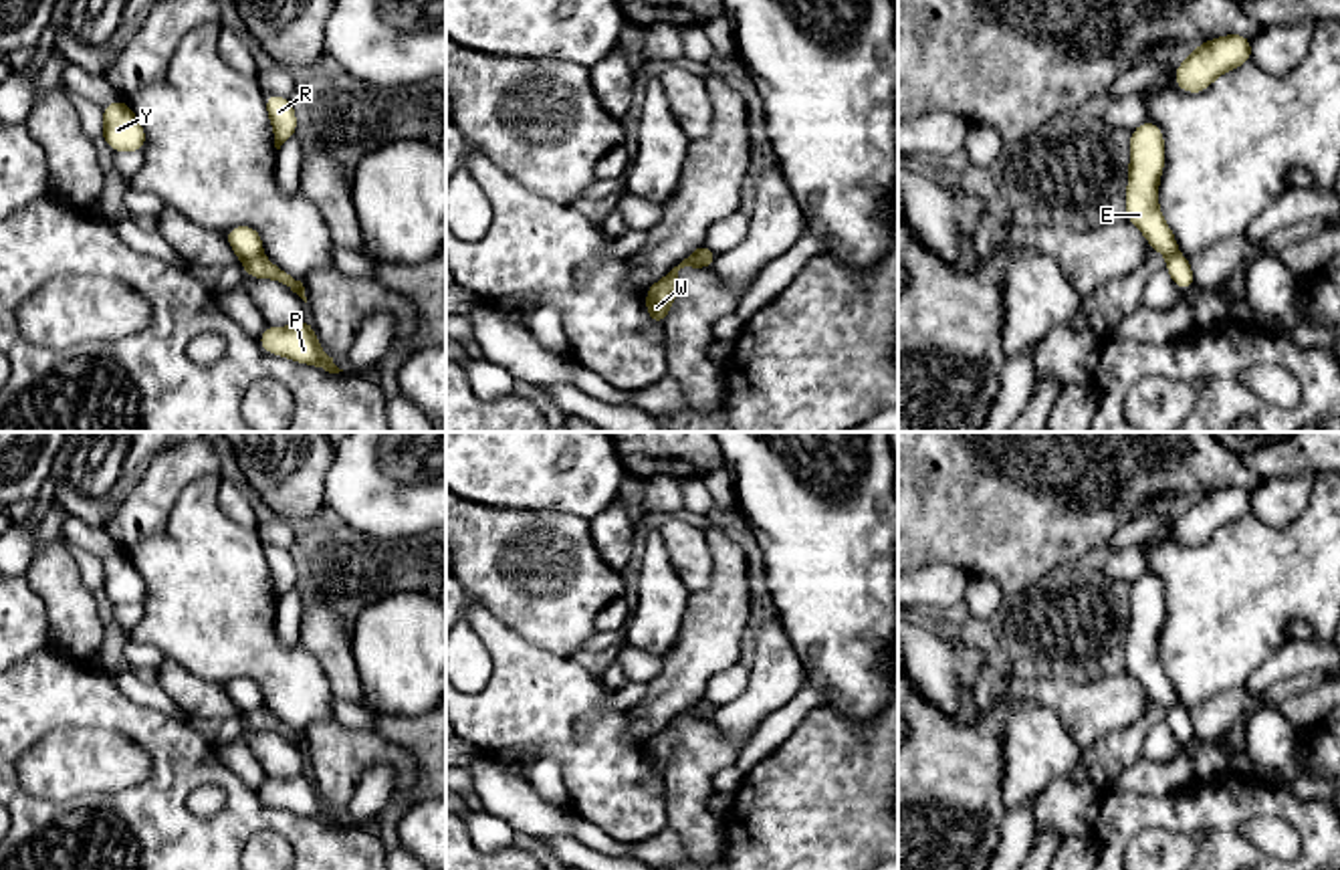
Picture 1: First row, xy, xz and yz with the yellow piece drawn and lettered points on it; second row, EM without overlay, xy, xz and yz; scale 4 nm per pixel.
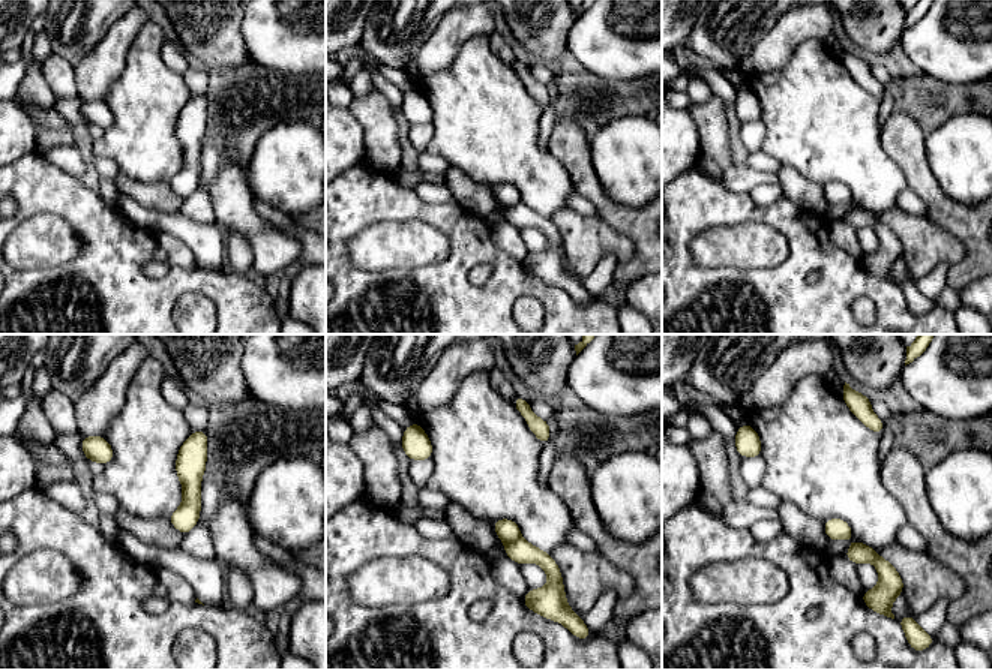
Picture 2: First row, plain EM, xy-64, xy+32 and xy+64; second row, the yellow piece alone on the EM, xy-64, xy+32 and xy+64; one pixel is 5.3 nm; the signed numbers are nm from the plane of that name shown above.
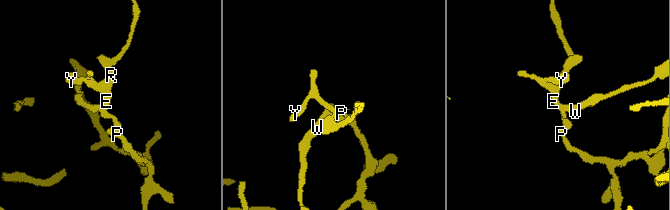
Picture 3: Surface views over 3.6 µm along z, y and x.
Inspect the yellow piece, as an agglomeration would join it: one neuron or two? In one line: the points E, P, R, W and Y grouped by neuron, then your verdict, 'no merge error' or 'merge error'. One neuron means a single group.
E R W Y / P; merge error

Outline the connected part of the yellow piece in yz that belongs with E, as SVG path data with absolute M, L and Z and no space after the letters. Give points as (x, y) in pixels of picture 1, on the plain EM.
M1146 571L1130 585L1130 620L1126 672L1140 680L1150 700L1166 711L1179 706L1172 682L1158 662L1158 634L1164 620L1164 591L1156 575Z

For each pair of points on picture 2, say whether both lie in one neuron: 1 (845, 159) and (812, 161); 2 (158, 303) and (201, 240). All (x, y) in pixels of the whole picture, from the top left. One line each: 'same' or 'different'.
1: same
2: different

